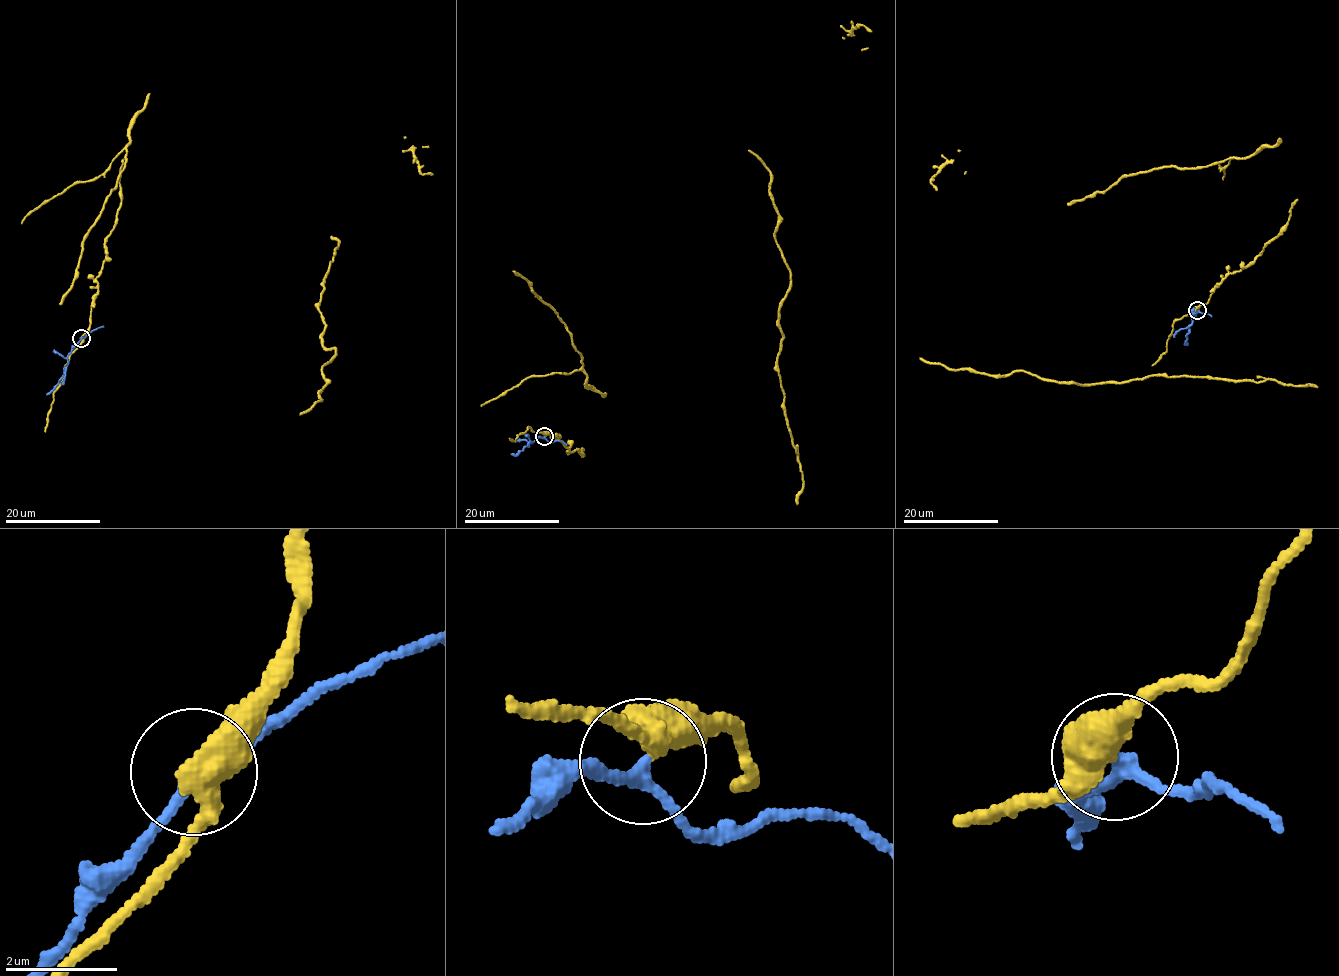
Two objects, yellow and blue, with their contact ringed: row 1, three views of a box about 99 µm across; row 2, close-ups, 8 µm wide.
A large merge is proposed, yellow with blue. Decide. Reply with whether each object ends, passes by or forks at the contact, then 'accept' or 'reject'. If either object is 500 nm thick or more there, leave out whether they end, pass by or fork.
yellow passes by; blue passes by; reject

